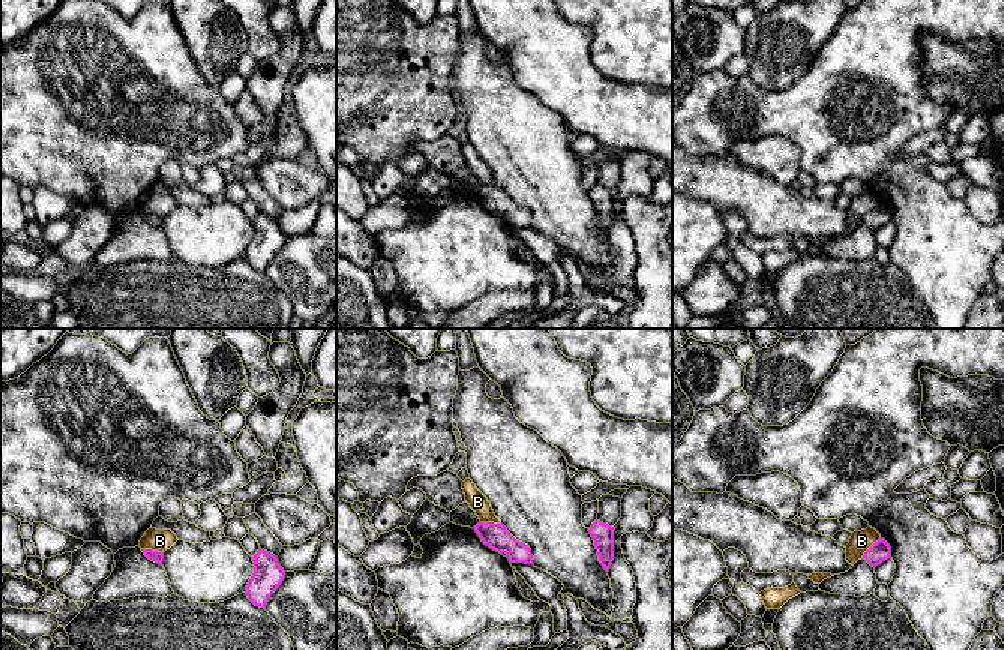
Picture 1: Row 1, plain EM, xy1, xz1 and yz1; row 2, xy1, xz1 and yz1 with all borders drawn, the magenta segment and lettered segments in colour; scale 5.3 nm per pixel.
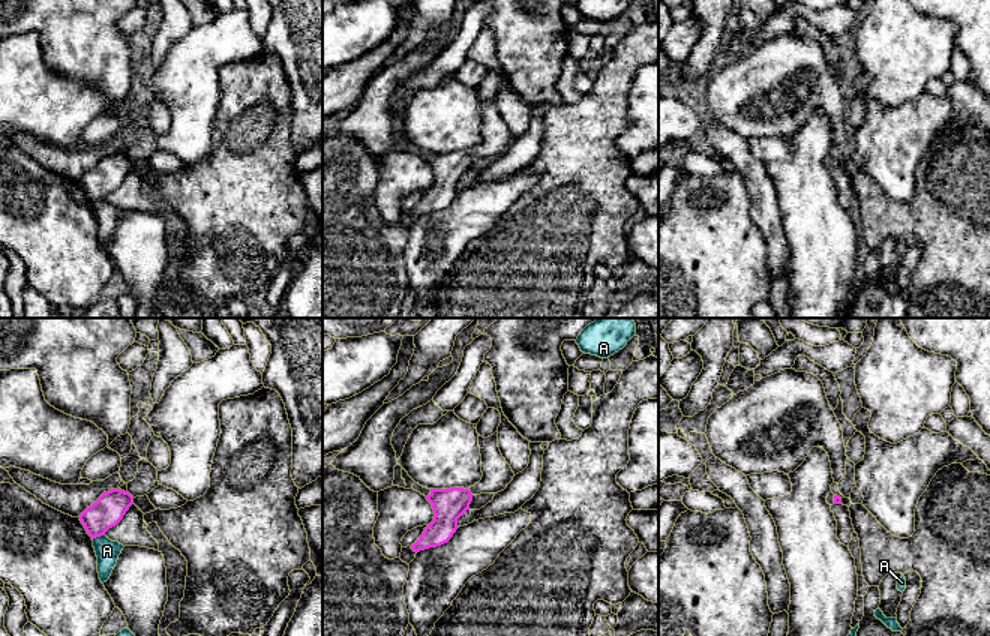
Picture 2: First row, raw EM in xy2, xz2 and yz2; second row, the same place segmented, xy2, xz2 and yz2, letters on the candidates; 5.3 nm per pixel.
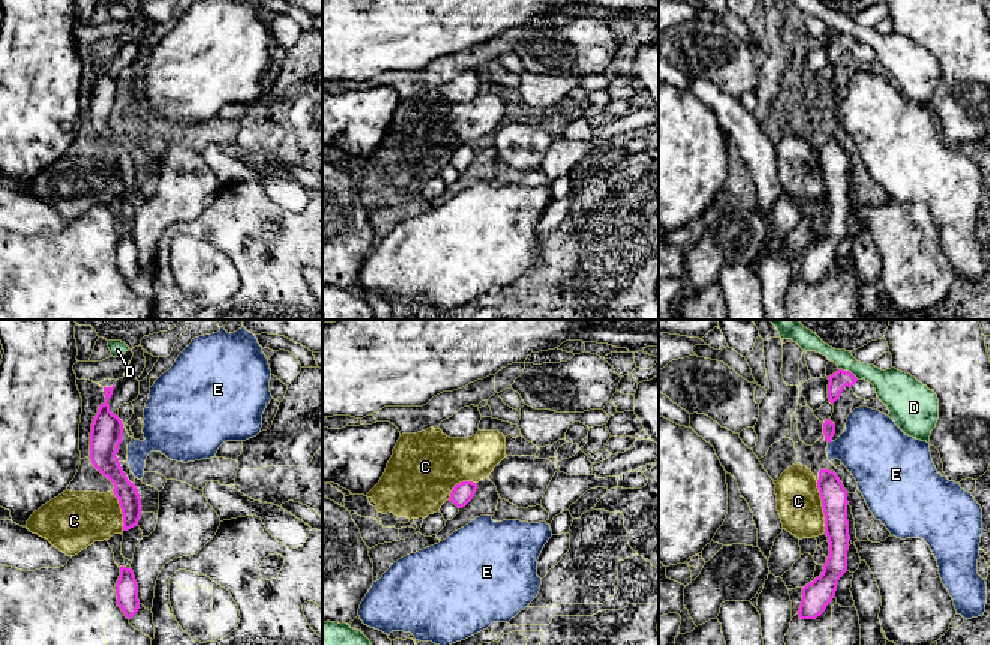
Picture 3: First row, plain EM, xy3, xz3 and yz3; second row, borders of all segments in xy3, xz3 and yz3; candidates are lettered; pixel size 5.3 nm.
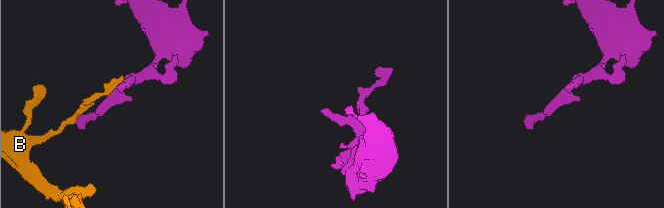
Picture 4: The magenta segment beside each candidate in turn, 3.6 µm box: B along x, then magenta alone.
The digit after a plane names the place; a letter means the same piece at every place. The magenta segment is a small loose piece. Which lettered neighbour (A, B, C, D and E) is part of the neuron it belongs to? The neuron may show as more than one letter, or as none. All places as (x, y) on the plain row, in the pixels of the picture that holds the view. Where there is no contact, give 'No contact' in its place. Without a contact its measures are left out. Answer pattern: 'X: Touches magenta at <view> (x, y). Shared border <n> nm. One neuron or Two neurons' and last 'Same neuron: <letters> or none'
A: Touches magenta at xy2 (98, 200). Shared border 80 nm. Two neurons
B: Touches magenta at xy1 (150, 213). Shared border 120 nm. Two neurons
C: Touches magenta at yz3 (822, 170). Shared border 300 nm. Two neurons
D: Touches magenta at yz3 (848, 35). Shared border 130 nm. Two neurons
E: Touches magenta at yz3 (830, 105). Shared border 40 nm. Two neurons
Same neuron: none

